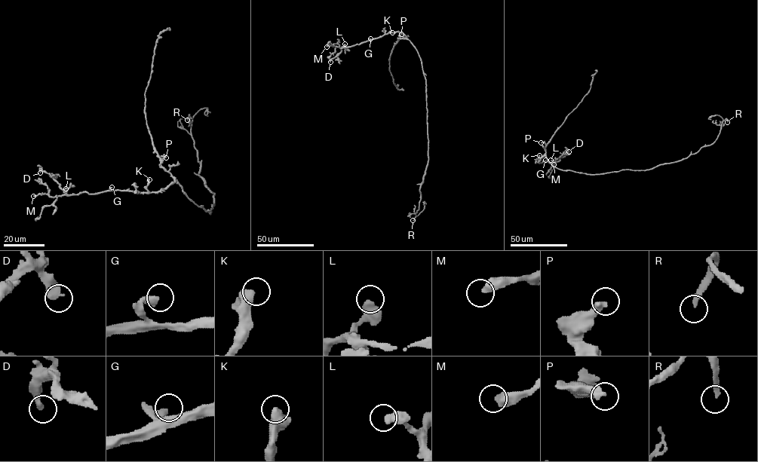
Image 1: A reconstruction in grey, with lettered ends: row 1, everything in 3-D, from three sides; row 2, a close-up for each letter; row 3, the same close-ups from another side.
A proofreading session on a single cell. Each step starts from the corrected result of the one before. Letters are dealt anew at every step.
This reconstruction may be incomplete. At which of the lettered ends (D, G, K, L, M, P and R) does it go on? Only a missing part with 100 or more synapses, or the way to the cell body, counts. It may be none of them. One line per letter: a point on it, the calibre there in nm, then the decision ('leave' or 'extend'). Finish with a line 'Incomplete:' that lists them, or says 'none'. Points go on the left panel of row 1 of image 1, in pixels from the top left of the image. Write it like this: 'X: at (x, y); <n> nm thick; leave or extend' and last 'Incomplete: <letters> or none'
D: at (40, 172); 400 nm thick; leave
G: at (112, 187); 420 nm thick; leave
K: at (149, 179); 550 nm thick; leave
L: at (65, 188); 360 nm thick; leave
M: at (33, 196); 480 nm thick; leave
P: at (166, 157); 380 nm thick; leave
R: at (187, 120); 240 nm thick; extend
Incomplete: R

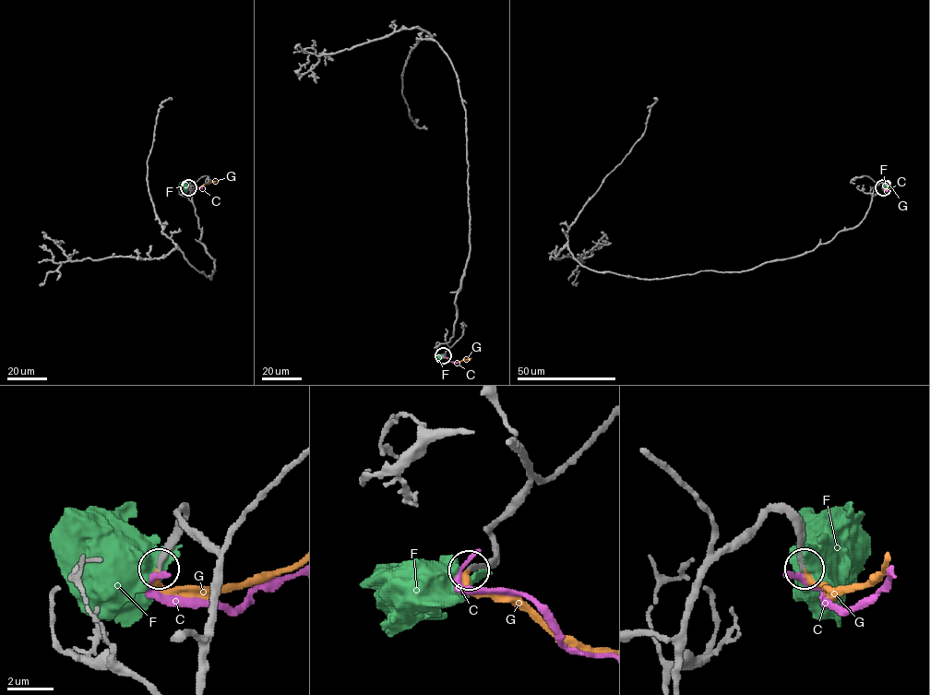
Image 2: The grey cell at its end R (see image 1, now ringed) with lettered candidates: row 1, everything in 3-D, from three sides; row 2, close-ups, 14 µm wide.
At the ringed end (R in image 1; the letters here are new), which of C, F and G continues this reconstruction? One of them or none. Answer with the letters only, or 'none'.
G

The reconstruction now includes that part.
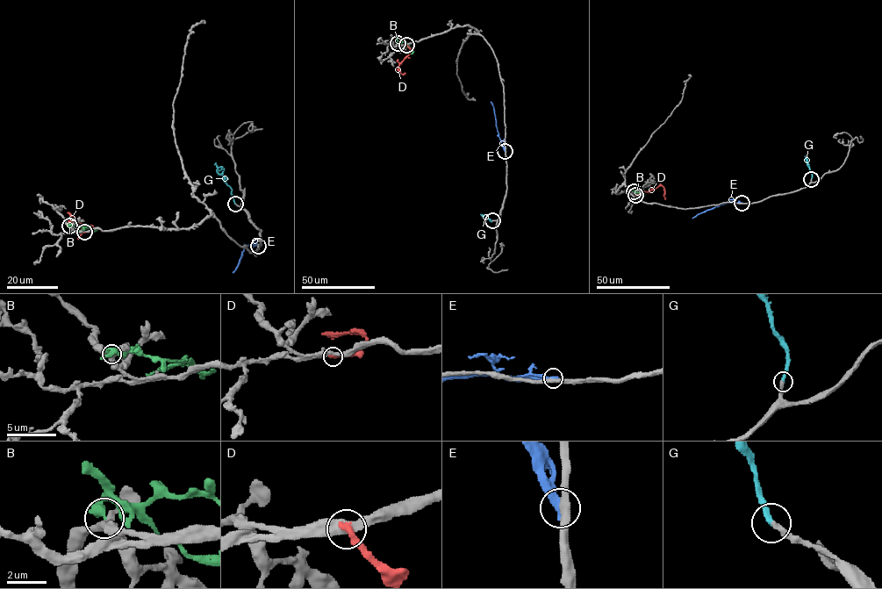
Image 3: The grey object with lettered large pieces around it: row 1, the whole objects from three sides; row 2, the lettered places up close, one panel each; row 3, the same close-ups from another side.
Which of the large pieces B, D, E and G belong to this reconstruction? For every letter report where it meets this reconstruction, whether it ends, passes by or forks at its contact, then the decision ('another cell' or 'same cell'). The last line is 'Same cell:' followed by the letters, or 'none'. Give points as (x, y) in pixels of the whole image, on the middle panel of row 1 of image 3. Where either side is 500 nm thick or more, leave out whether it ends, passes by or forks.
B: contact (397, 43); it ends; another cell
D: contact (406, 45); it ends; another cell
E: contact (505, 151); it ends; another cell
G: contact (492, 220); it ends; same cell
Same cell: G

